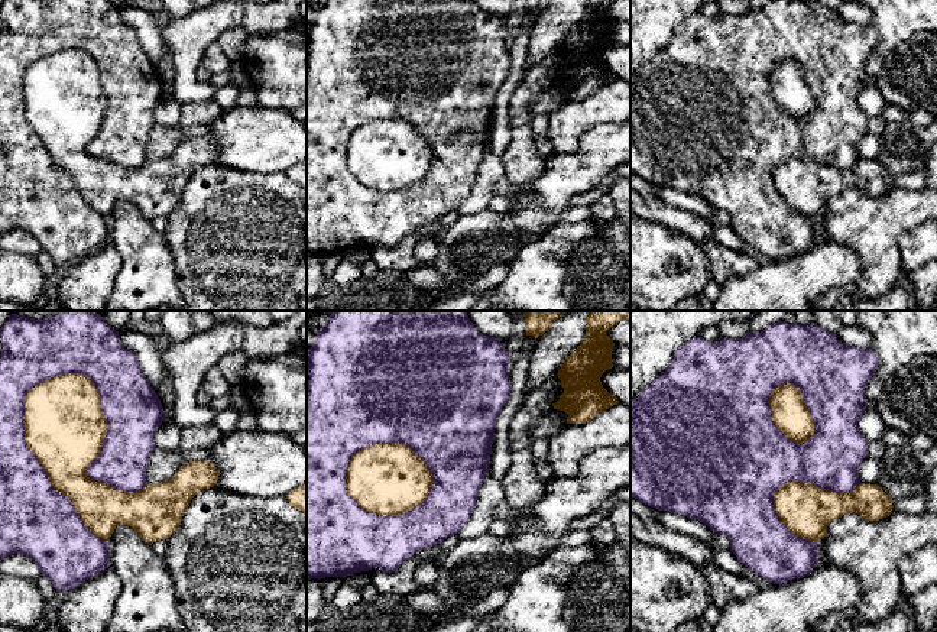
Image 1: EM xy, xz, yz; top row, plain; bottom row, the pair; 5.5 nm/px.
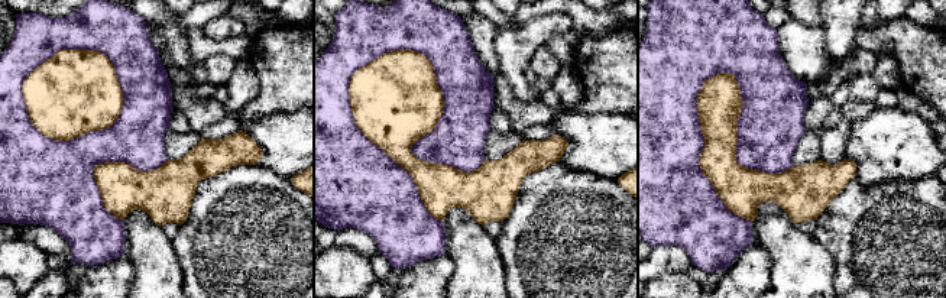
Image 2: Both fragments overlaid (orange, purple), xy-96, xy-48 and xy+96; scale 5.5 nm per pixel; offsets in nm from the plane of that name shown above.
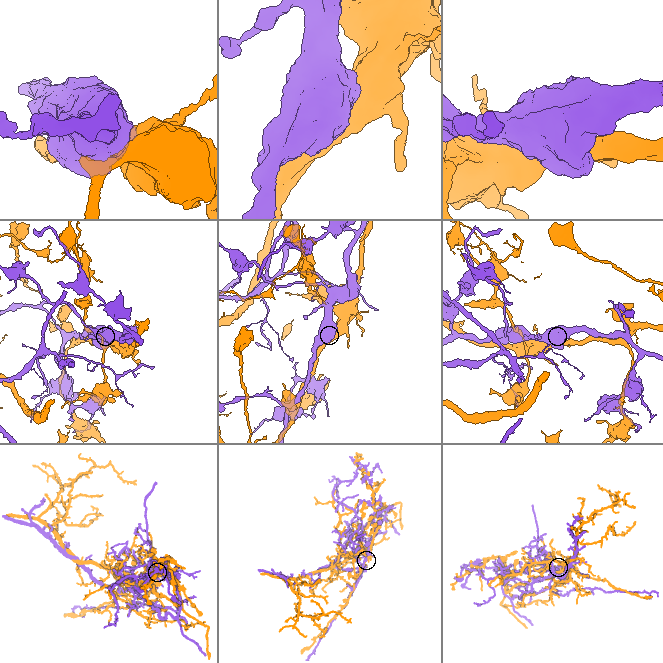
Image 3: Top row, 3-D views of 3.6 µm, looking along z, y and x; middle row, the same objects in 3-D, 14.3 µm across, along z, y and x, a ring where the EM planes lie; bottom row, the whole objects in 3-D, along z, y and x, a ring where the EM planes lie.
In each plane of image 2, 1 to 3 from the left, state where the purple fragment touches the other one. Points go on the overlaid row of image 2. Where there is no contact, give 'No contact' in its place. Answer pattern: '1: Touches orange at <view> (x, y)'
1: Touches orange at xy-96 (62, 139)
2: Touches orange at xy-48 (365, 135)
3: Touches orange at xy+96 (703, 149)

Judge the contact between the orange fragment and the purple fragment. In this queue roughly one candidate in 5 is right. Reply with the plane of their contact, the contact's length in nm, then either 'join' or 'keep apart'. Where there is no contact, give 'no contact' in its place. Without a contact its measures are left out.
meets orange in xy; contact 1000 nm long; keep apart

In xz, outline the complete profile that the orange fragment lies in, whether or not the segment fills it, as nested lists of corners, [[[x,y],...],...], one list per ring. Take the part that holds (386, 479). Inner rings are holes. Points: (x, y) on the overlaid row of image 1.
[[[379,443],[356,453],[347,470],[348,495],[379,516],[398,516],[419,506],[432,482],[425,461],[399,443]]]

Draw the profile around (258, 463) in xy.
[[[236,428],[208,450],[218,473],[214,486],[218,490],[276,498],[307,483],[307,445],[286,434]]]

